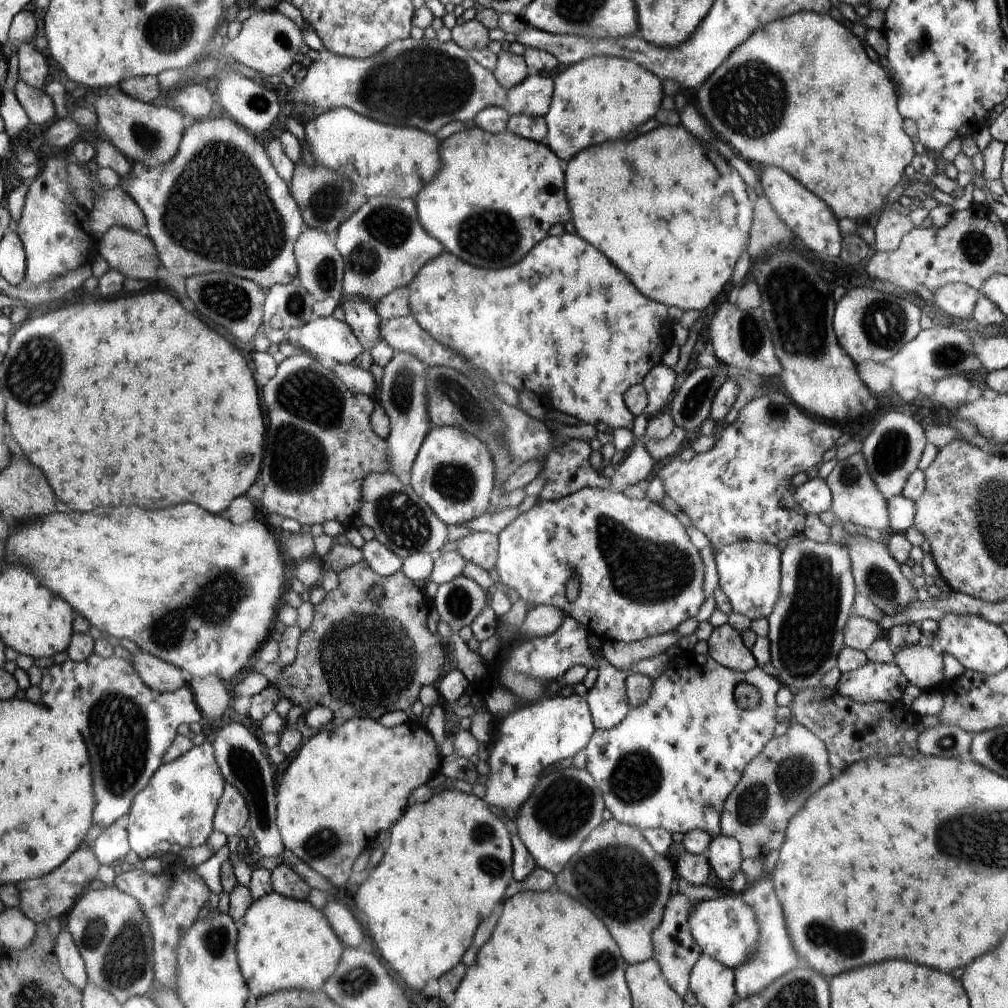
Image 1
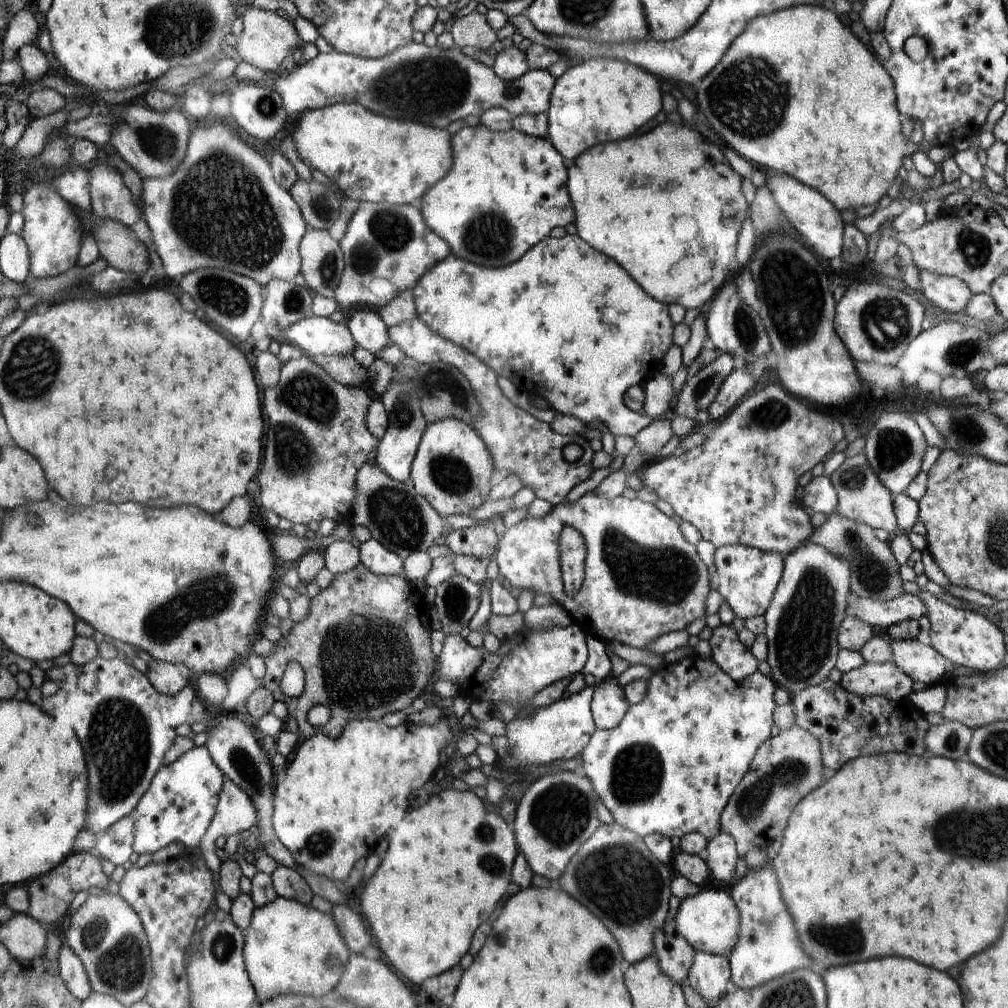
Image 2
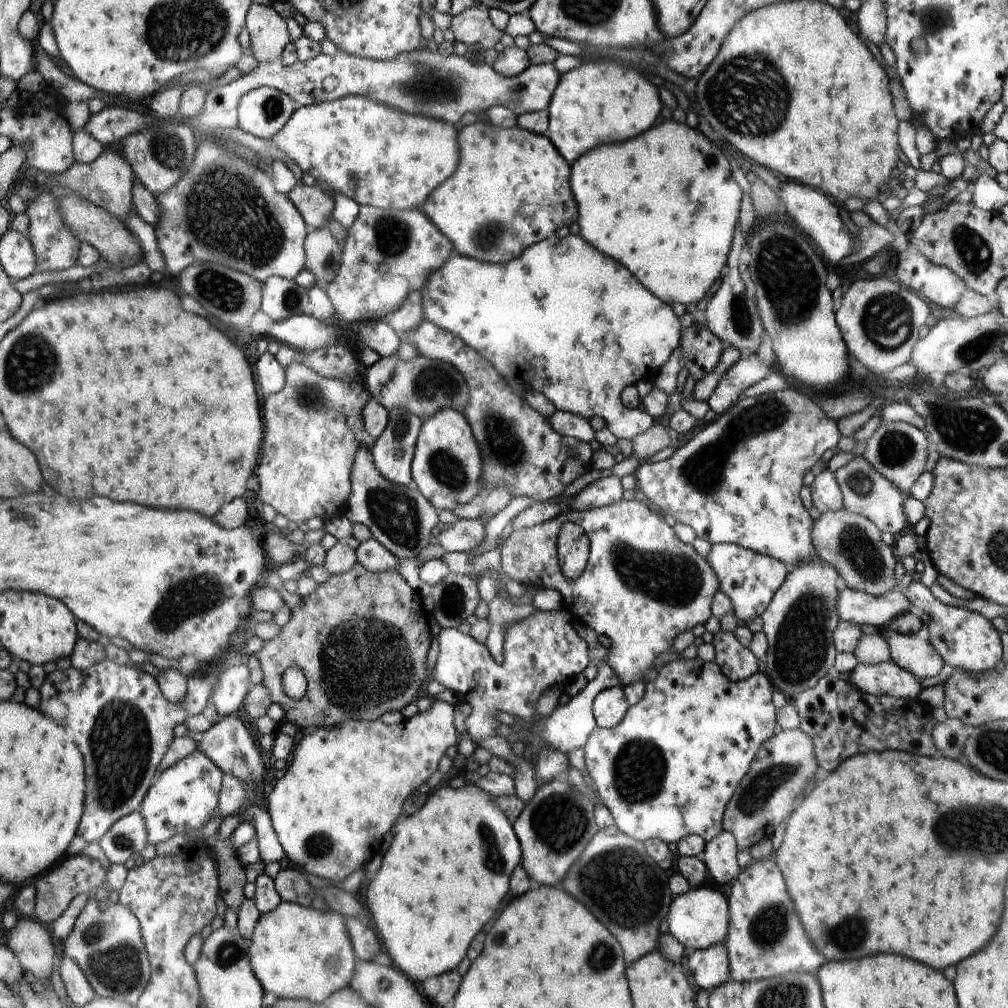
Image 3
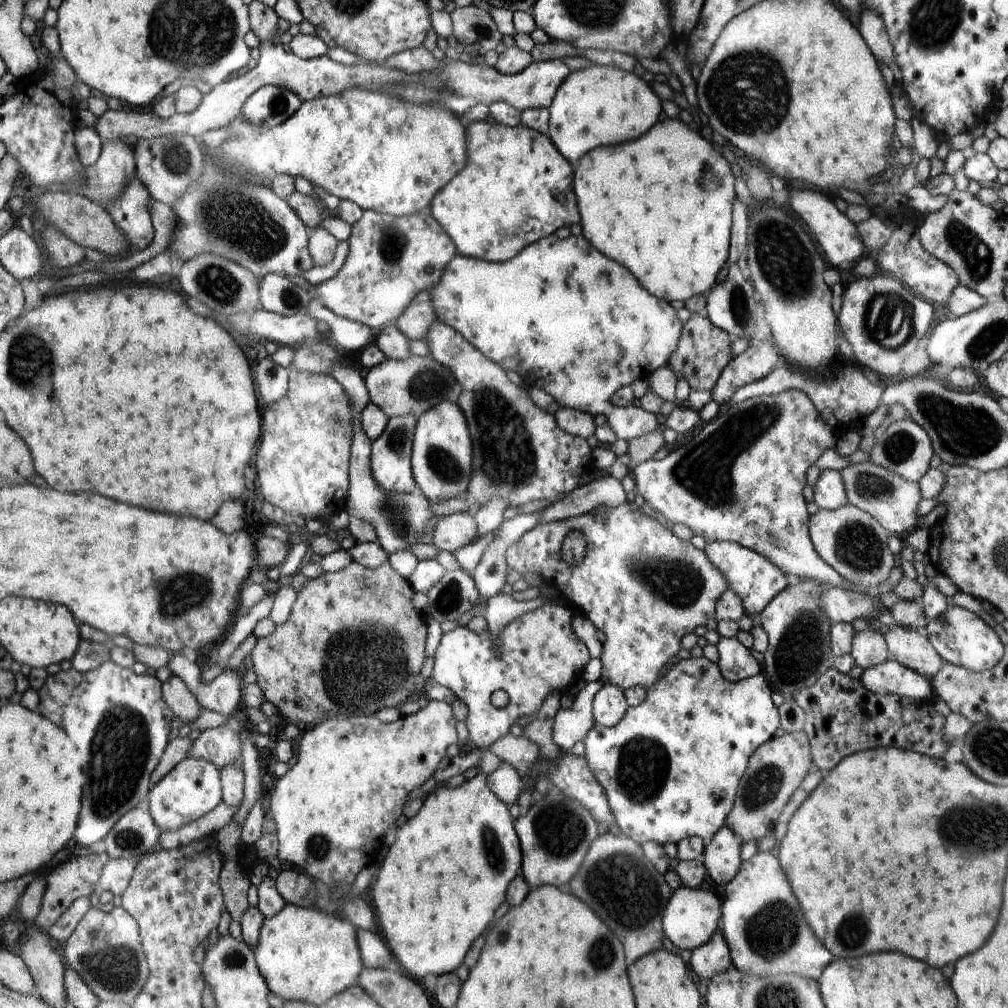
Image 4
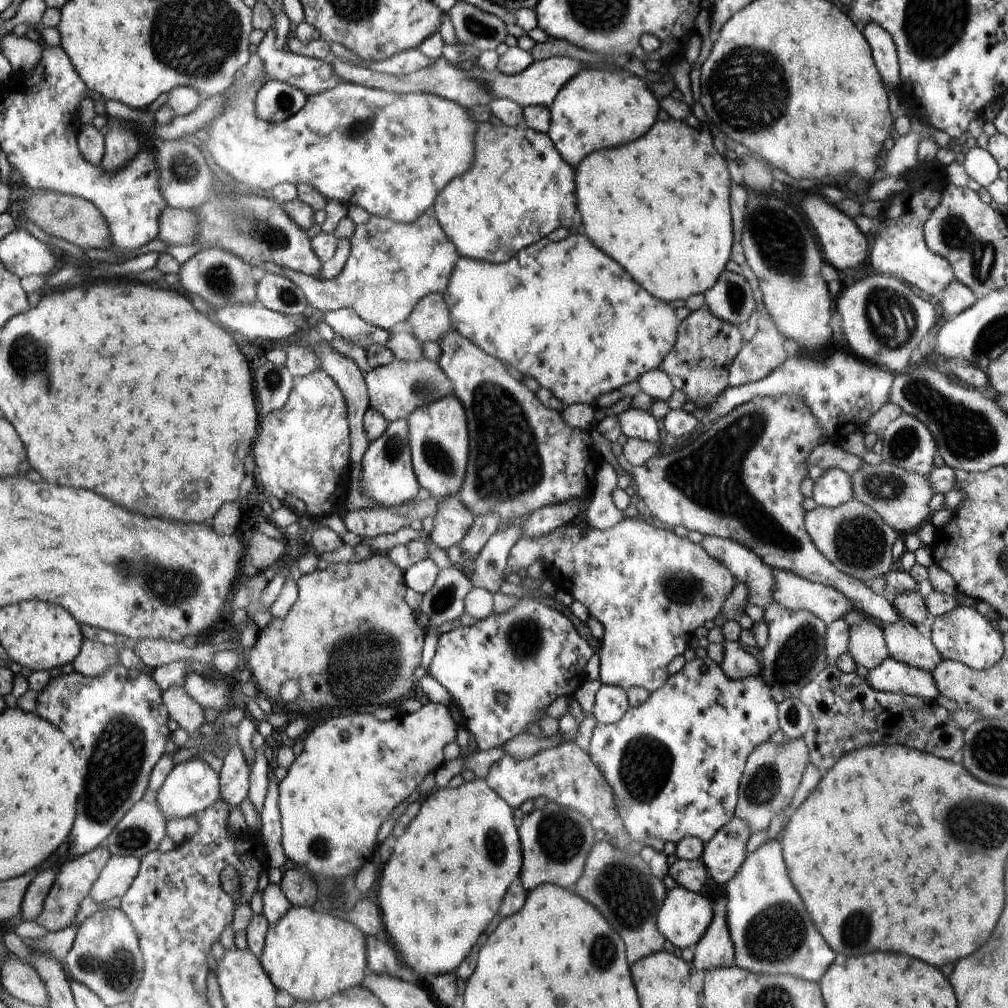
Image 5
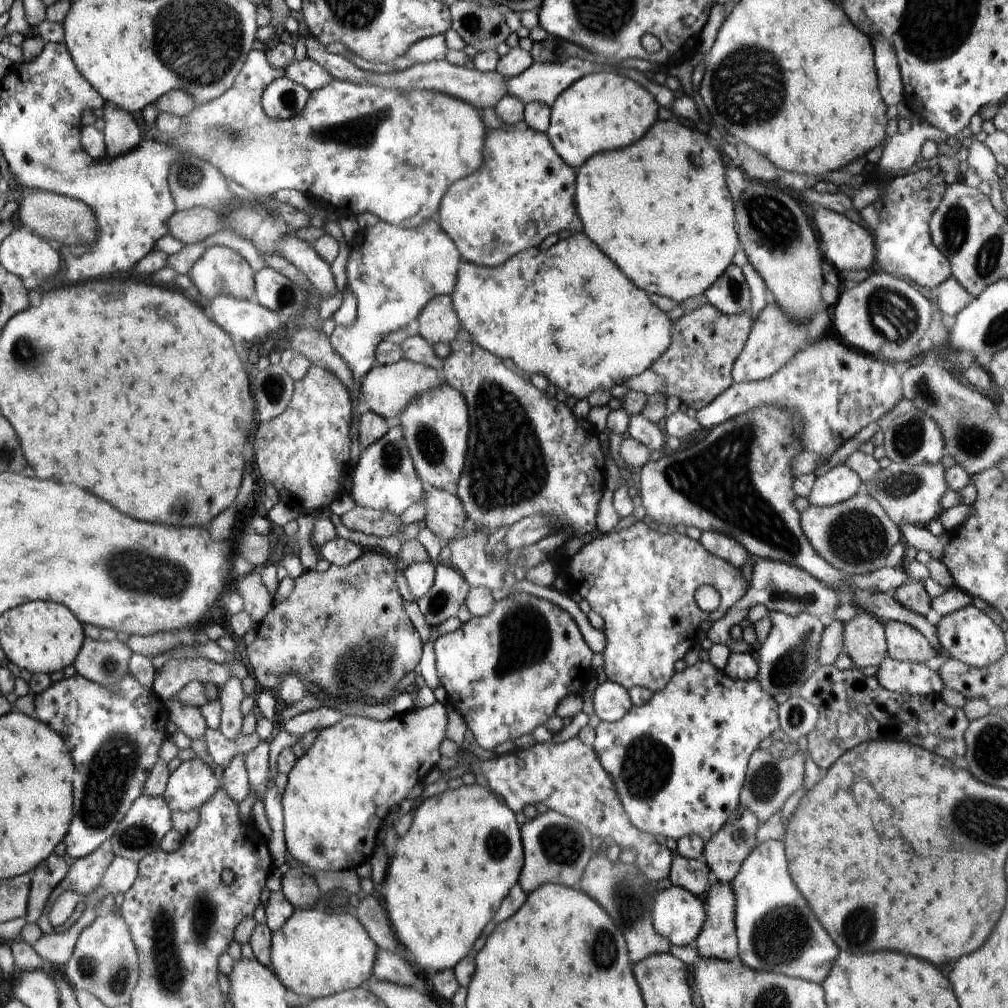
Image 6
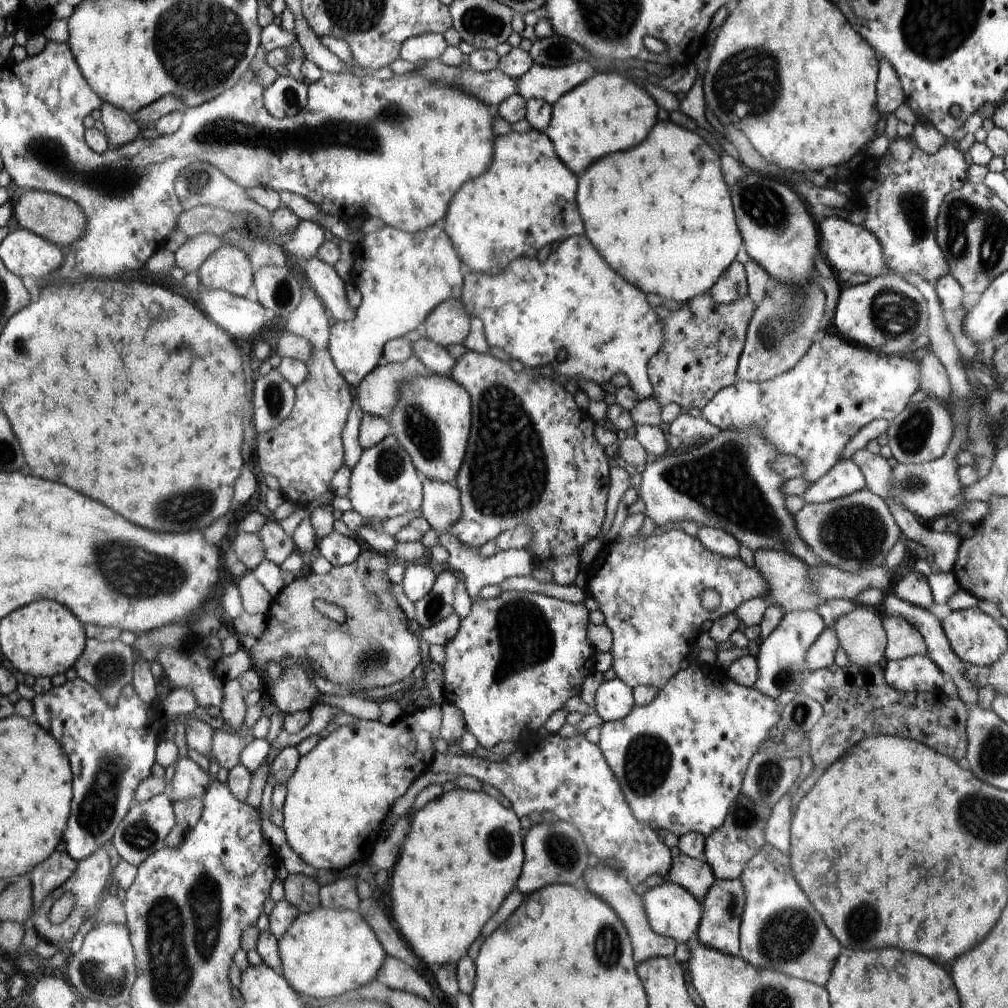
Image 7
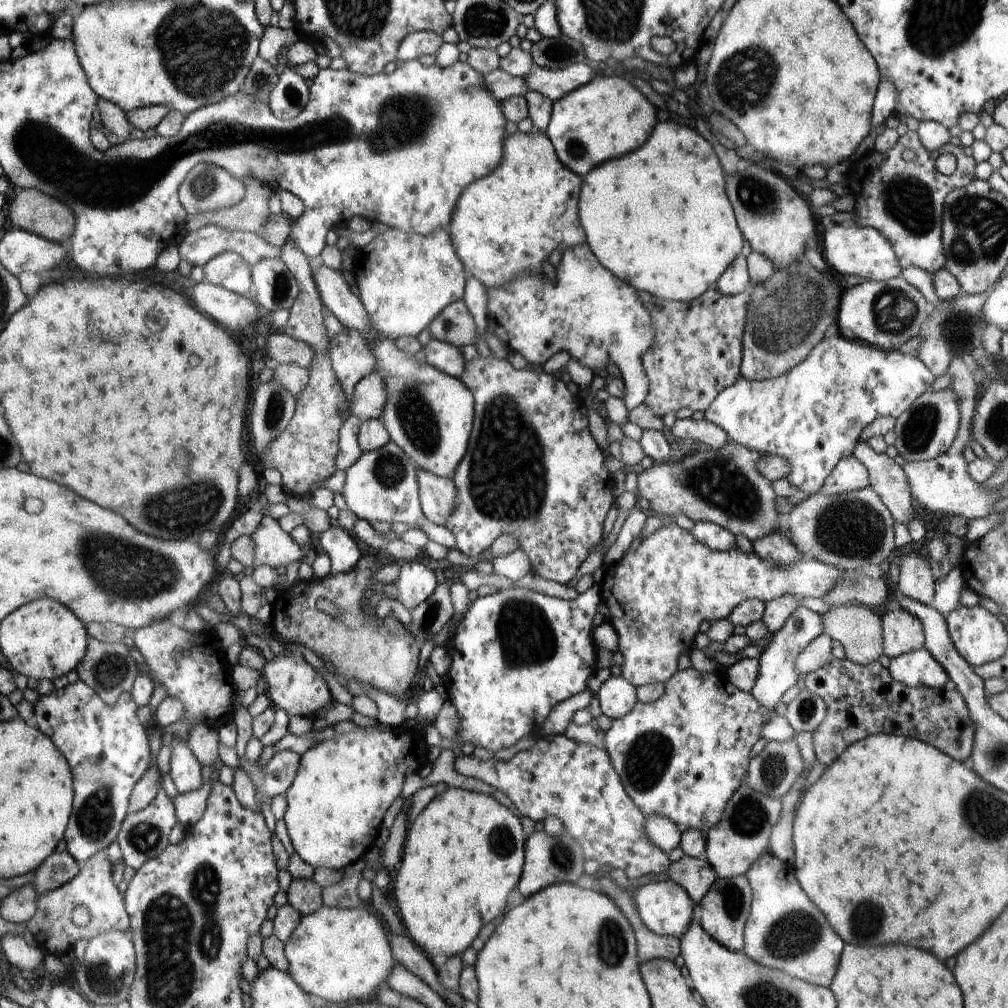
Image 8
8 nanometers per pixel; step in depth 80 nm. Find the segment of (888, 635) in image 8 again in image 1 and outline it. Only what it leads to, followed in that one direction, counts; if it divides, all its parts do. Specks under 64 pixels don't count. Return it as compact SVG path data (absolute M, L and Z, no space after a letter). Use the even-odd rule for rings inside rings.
M903 646L896 649L896 664L910 685L932 691L946 685L942 654L935 646Z

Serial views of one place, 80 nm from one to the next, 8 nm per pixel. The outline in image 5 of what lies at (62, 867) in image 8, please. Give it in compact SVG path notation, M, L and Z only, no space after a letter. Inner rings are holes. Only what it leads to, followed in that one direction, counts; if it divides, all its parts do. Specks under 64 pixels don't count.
M60 866L42 870L28 885L21 904L21 913L26 921L35 921L42 912L47 892L52 888Z

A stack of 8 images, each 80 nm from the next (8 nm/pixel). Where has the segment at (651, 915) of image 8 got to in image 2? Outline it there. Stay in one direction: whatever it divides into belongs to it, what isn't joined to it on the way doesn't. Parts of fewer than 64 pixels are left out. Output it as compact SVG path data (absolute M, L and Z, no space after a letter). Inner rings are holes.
M702 887L694 897L675 901L671 914L675 920L676 930L697 952L729 958L738 940L741 916L734 899L726 891Z

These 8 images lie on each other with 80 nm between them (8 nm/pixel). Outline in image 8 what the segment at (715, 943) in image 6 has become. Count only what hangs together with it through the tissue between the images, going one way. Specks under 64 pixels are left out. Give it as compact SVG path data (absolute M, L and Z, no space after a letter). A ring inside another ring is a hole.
M745 875L716 879L706 896L697 904L696 917L708 936L732 952L742 953L744 948L744 929L750 912L752 891Z

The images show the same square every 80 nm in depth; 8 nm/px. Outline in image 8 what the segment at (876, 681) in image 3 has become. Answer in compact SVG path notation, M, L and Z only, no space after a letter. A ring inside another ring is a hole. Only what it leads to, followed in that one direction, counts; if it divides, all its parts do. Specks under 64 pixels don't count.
M926 649L893 658L887 669L896 682L909 688L943 688L949 680L942 665Z

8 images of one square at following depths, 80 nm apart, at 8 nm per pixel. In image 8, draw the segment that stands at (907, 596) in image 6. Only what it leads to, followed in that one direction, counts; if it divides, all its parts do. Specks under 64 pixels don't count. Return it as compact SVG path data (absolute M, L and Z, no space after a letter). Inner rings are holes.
M911 552L908 556L903 556L903 554L898 555L902 555L902 558L898 561L900 575L895 590L900 591L906 598L932 607L936 578L933 571L928 568L929 562L926 562L922 556L918 556L918 554L915 554L914 552Z

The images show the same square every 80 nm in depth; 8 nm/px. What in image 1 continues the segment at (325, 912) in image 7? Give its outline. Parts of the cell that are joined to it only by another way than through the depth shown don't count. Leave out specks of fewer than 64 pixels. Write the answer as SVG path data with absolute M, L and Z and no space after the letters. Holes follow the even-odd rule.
M276 891L254 899L241 919L236 922L238 929L236 956L238 964L249 988L249 994L258 998L273 992L300 989L317 991L328 980L345 949L320 909L308 901L285 897Z

